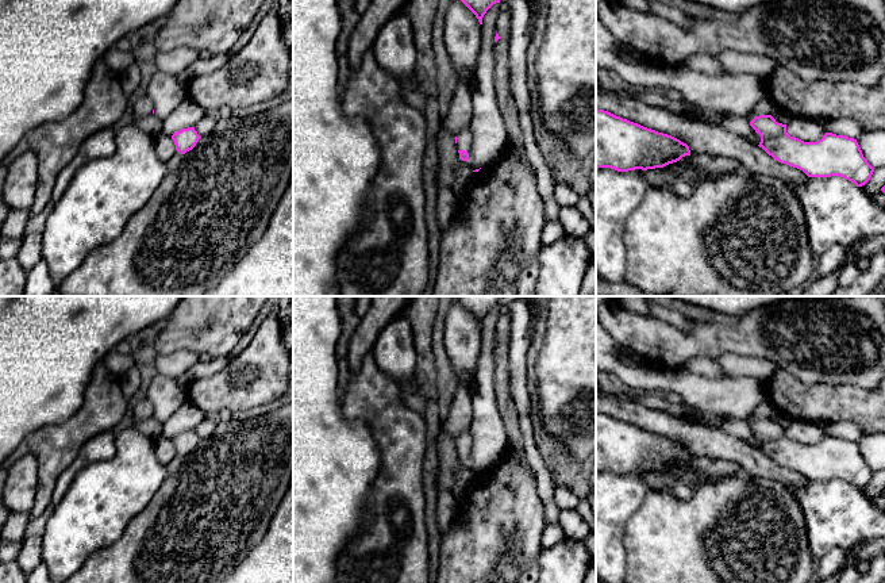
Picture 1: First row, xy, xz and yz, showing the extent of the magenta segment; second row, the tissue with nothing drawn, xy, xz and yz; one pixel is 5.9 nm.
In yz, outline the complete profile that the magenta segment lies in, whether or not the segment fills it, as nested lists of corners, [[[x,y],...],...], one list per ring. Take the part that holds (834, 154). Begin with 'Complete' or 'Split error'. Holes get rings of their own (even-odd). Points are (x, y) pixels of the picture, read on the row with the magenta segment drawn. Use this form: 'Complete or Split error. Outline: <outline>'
Split error. Outline: [[[596,8],[596,70],[617,73],[634,88],[661,88],[680,93],[696,107],[746,116],[761,135],[759,147],[781,164],[803,170],[808,177],[839,176],[857,187],[865,185],[874,168],[854,138],[826,133],[816,142],[804,142],[786,133],[786,124],[772,115],[751,116],[754,106],[766,96],[766,77],[749,73],[704,74],[684,66],[673,70],[659,64],[628,64],[616,53],[616,41],[603,24]]]

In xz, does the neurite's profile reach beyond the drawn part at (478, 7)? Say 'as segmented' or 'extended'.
as segmented

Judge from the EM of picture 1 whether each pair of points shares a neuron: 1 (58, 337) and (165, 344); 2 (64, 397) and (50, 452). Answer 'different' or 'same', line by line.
1: different
2: different

